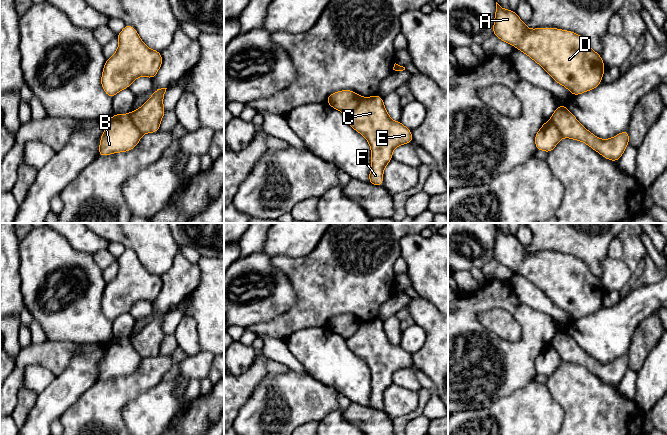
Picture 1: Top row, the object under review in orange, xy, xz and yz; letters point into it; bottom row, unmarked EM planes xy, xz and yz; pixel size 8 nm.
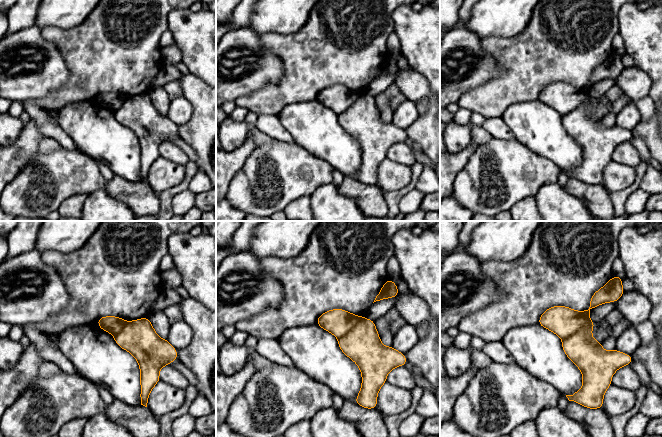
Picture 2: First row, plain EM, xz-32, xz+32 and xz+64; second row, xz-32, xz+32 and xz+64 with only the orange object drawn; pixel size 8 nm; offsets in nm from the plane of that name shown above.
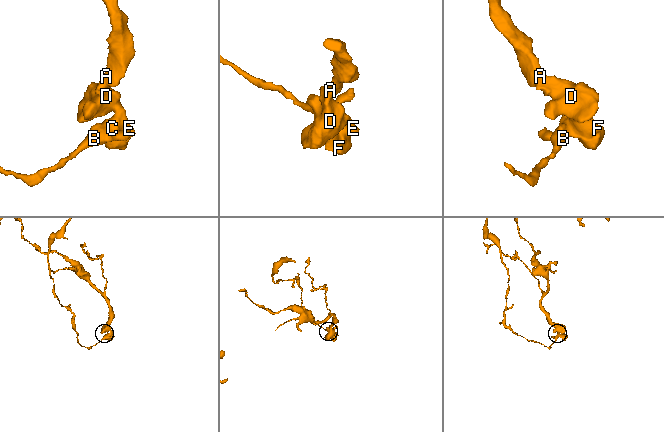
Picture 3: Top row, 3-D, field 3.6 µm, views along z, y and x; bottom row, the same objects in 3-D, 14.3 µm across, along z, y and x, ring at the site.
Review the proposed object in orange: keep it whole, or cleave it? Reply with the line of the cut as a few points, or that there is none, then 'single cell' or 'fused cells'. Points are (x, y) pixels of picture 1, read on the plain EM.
cut in xy along (128, 338), (133, 348), (142, 358); fused cells

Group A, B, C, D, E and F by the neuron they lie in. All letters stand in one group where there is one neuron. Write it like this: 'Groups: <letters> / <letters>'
Groups: A C D E F / B

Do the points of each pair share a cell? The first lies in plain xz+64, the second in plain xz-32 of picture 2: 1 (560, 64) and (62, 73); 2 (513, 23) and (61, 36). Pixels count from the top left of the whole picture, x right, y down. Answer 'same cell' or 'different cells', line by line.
1: different cells
2: different cells

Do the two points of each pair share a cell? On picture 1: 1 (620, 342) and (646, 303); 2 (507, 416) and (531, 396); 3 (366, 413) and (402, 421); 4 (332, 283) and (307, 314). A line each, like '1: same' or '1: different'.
1: same
2: same
3: different
4: same

